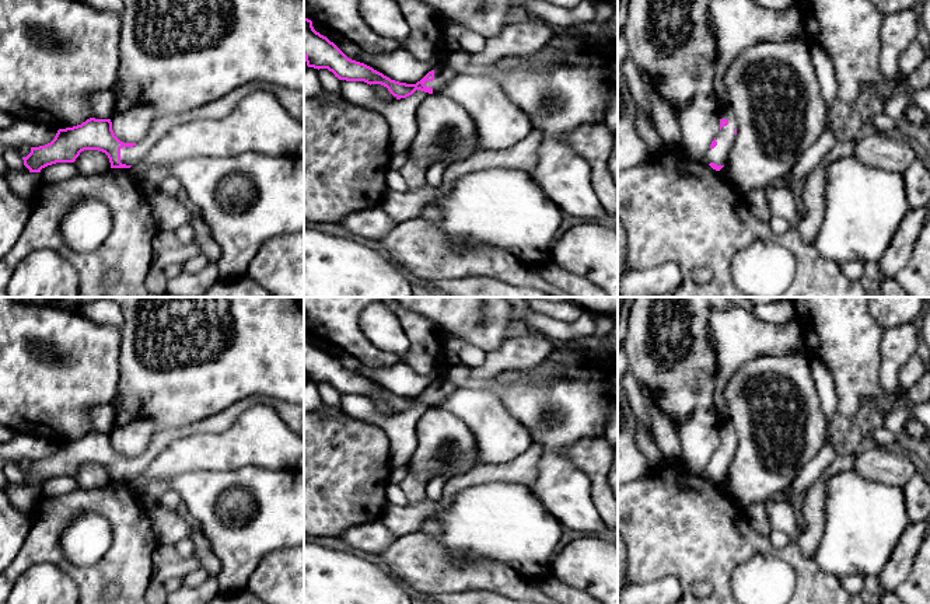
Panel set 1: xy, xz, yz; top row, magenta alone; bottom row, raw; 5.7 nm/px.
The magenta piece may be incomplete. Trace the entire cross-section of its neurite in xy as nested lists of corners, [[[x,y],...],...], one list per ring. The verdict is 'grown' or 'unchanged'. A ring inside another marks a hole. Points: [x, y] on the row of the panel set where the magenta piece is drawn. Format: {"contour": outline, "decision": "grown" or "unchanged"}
{"contour": [[[252,81],[216,101],[155,119],[147,135],[137,143],[120,142],[112,130],[111,119],[90,118],[81,125],[59,129],[50,143],[31,147],[31,153],[22,157],[24,165],[29,172],[41,172],[42,168],[56,163],[74,163],[84,150],[98,150],[108,156],[111,168],[130,168],[141,161],[155,143],[175,126],[197,119],[221,119],[230,115],[242,98],[258,90],[270,92],[291,118],[304,123],[304,90]]], "decision": "grown"}

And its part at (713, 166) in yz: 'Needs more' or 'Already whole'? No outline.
Needs more

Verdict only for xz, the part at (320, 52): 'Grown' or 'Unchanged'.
Grown

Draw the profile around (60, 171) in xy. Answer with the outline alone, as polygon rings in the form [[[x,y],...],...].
[[[56,163],[41,170],[41,181],[45,184],[63,182],[81,174],[74,163]]]

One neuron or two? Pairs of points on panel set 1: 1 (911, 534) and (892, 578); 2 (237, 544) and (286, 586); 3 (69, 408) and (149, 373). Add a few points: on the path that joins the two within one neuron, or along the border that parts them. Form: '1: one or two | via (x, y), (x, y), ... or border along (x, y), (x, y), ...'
1: one | via (908, 545), (898, 566)
2: two | border along (289, 547), (266, 554), (250, 575), (244, 587)
3: two | border along (118, 353), (118, 395), (114, 404)

